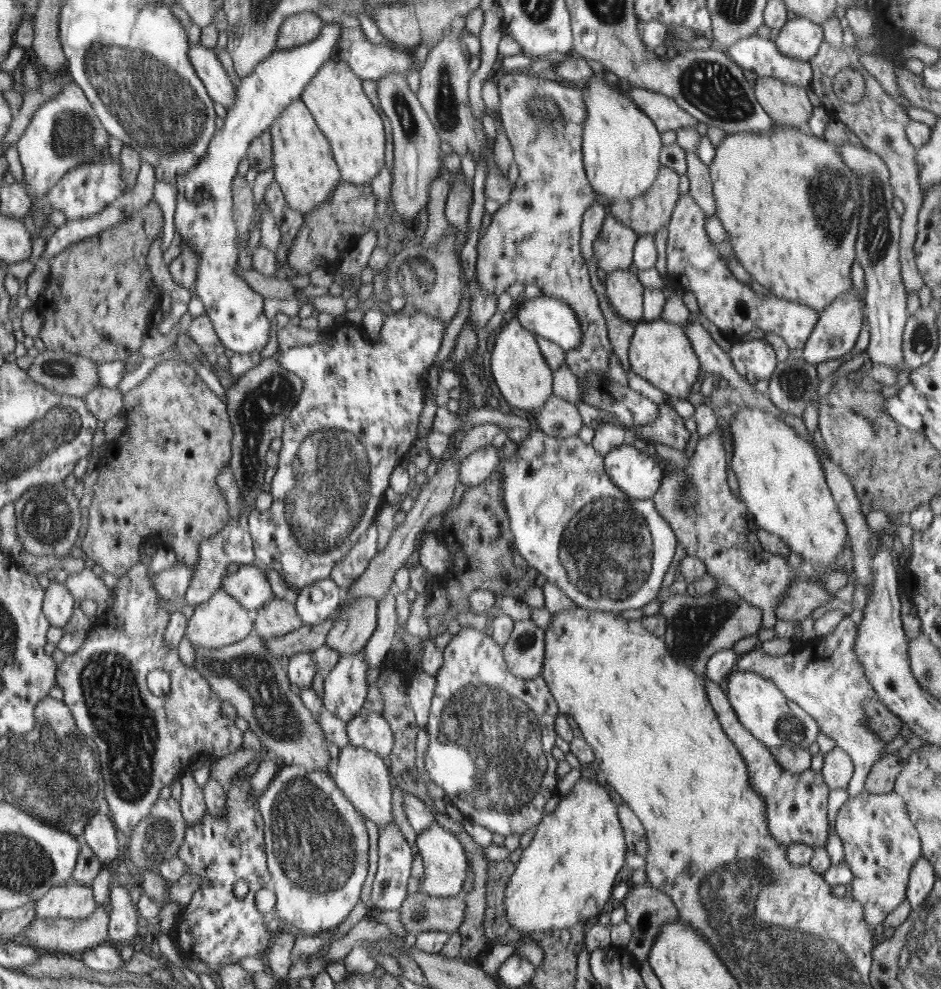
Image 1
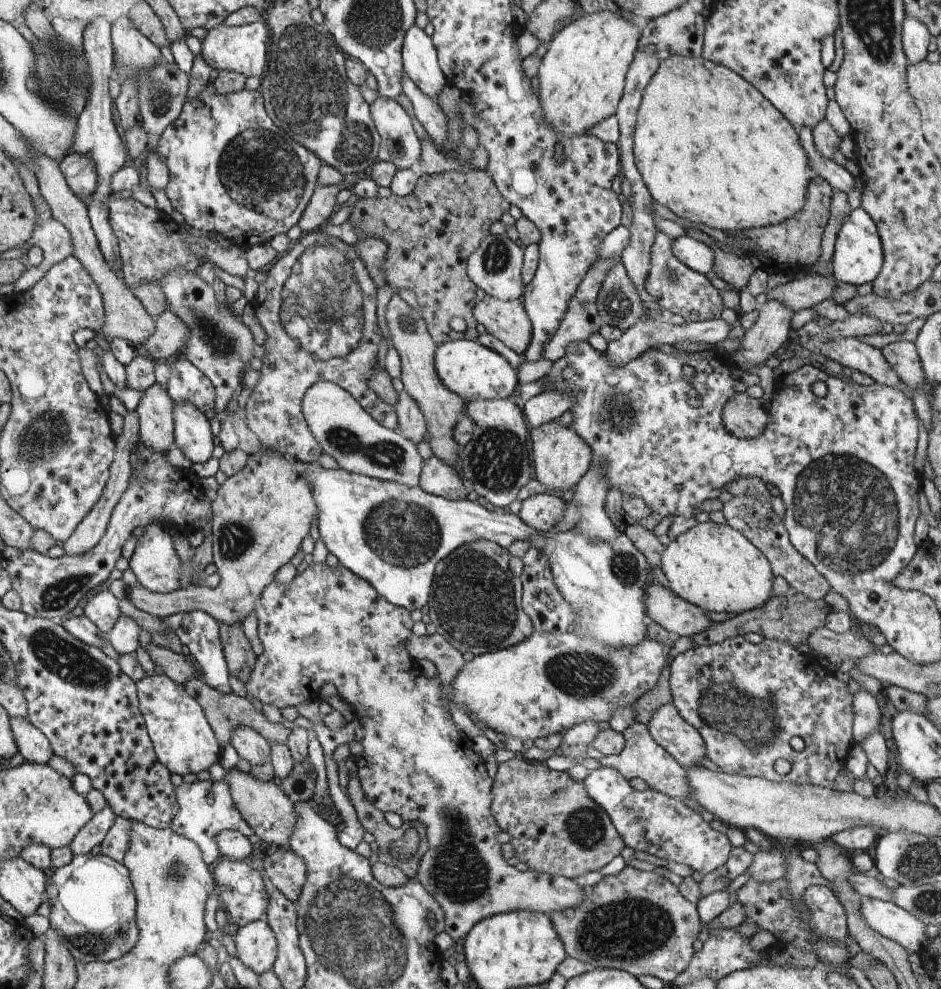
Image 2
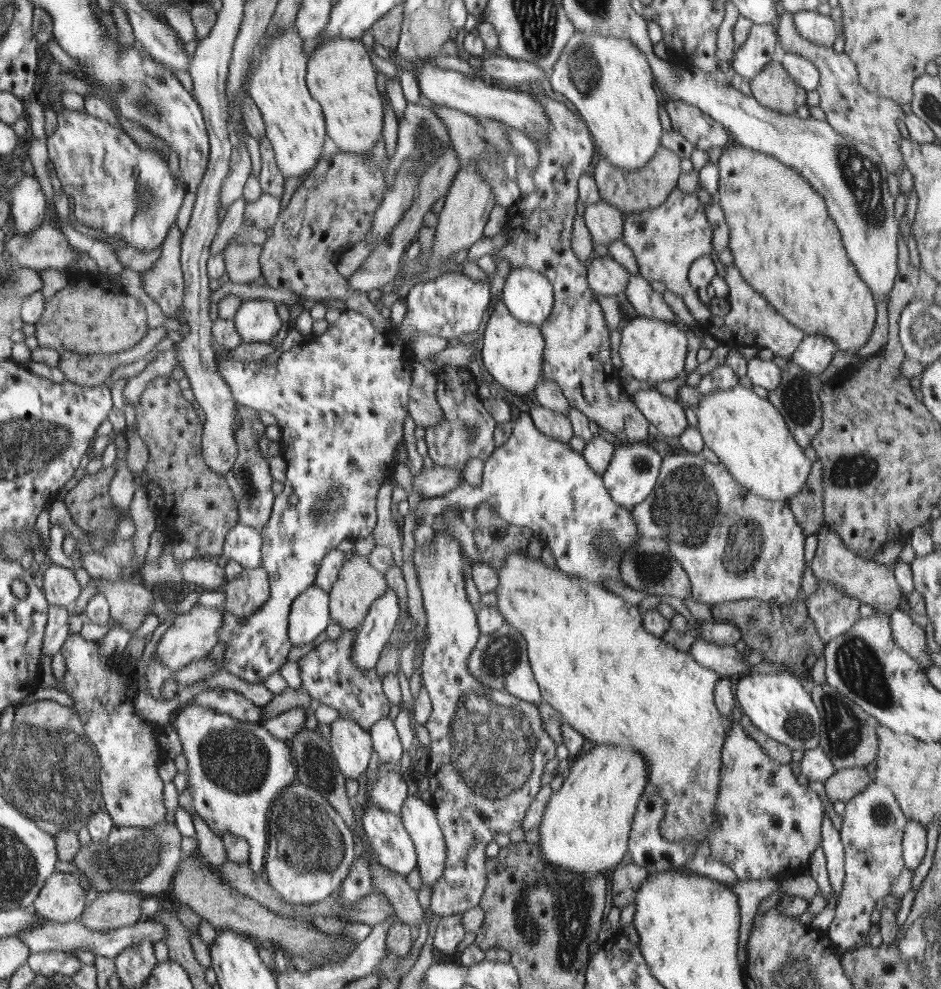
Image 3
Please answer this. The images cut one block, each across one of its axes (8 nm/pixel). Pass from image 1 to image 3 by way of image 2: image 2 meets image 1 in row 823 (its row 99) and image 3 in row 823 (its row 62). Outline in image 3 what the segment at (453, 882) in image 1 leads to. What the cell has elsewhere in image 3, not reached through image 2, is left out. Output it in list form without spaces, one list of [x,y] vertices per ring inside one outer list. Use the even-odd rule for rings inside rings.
[[[407,796],[402,805],[401,814],[403,824],[407,825],[411,832],[412,840],[415,840],[419,853],[419,872],[422,878],[422,886],[432,886],[443,876],[445,862],[447,862],[448,848],[443,829],[439,824],[438,812],[433,804],[426,804],[421,798]]]

